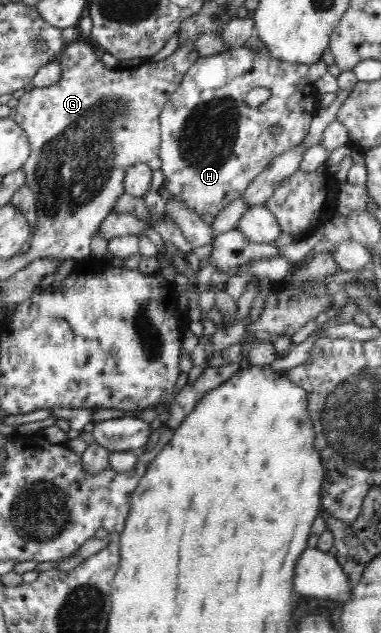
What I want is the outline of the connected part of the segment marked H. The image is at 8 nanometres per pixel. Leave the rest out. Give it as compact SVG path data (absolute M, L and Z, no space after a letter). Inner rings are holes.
M243 46L199 57L193 66L190 66L160 114L162 144L158 157L163 162L163 188L167 188L169 195L177 201L187 203L187 207L199 215L216 215L235 198L242 196L251 182L271 165L274 158L301 145L308 134L313 117L320 110L320 93L315 88L315 83L307 79L309 67L310 65L283 62L273 58L265 46L259 47L256 51ZM256 86L270 89L271 97L257 108L251 108L245 103L245 98L247 92ZM275 126L281 129L276 138L271 133Z

